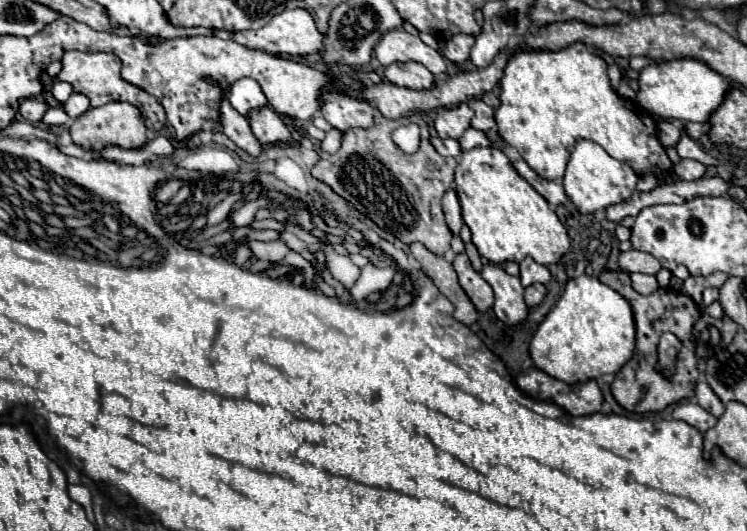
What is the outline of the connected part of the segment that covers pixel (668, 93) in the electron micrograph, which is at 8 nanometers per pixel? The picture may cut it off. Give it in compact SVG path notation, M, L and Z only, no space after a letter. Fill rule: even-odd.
M672 60L646 66L638 76L640 90L636 102L656 120L684 120L684 122L706 122L710 112L722 104L722 96L730 90L730 80L710 70L700 60Z

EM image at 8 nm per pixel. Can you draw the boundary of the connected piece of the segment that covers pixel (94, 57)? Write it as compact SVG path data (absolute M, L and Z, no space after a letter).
M66 52L64 58L62 58L62 64L64 64L64 68L58 74L58 80L70 82L76 92L86 94L90 98L92 106L102 106L102 104L106 104L110 100L124 100L124 102L134 104L142 112L148 130L160 132L162 126L166 124L166 112L164 112L162 104L158 102L158 98L154 98L146 90L126 82L120 76L122 60L116 54L110 54L110 52Z

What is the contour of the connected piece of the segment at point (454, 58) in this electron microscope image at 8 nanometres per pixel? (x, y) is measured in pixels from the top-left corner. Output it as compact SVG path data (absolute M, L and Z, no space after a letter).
M458 34L458 36L454 36L454 38L450 38L446 42L444 56L450 62L454 62L454 64L462 64L462 62L468 60L472 46L474 46L474 36L470 36L470 34Z

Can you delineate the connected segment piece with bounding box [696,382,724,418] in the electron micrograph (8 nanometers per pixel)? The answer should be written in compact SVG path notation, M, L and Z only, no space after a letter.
M698 382L696 384L696 400L702 408L706 408L712 416L720 418L724 412L724 404L720 402L720 398L712 392L712 388L706 382Z

